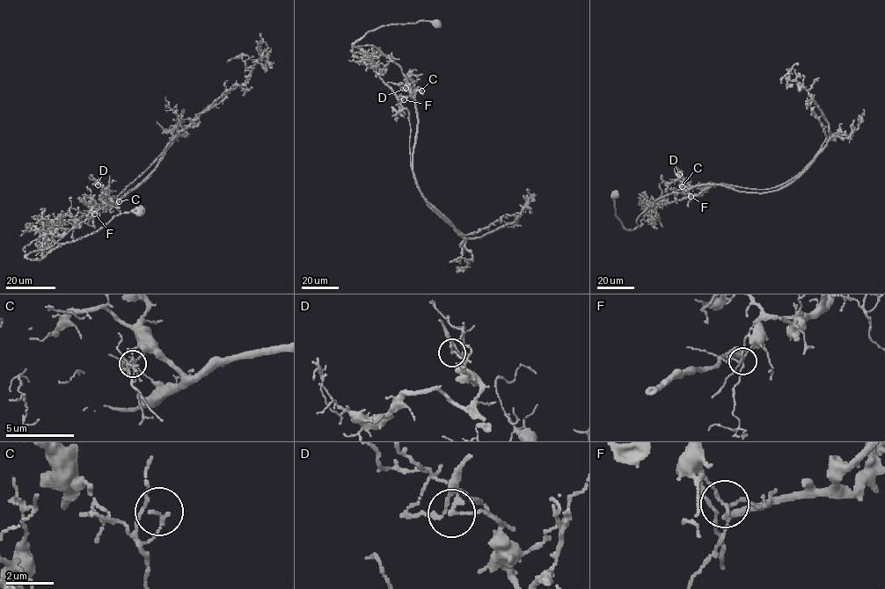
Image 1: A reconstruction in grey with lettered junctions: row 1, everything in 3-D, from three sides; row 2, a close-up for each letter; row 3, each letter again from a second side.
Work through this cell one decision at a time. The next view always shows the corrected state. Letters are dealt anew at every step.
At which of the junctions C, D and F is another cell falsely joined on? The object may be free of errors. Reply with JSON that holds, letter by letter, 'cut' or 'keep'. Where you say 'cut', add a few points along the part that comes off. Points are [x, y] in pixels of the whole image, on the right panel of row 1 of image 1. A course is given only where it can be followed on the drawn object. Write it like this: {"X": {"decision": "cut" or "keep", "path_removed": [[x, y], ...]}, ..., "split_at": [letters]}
{"C": {"decision": "keep"}, "D": {"decision": "keep"}, "F": {"decision": "cut", "path_removed": [[691, 196], [720, 184], [769, 189], [796, 176], [814, 158], [826, 138], [822, 126], [808, 104], [811, 98]]}, "split_at": ["F"]}

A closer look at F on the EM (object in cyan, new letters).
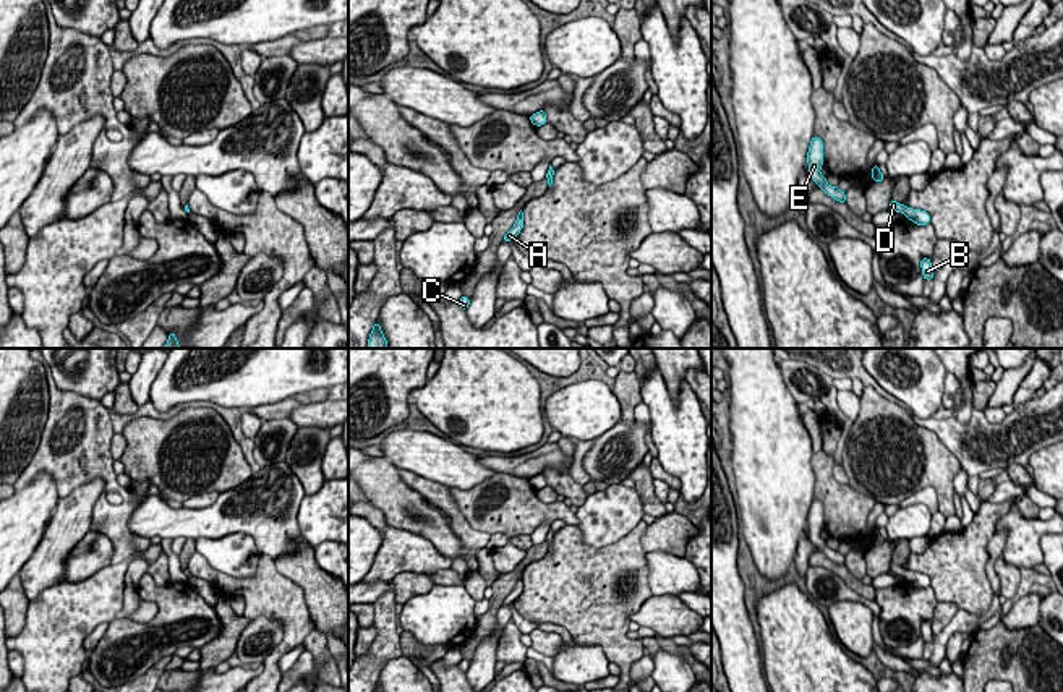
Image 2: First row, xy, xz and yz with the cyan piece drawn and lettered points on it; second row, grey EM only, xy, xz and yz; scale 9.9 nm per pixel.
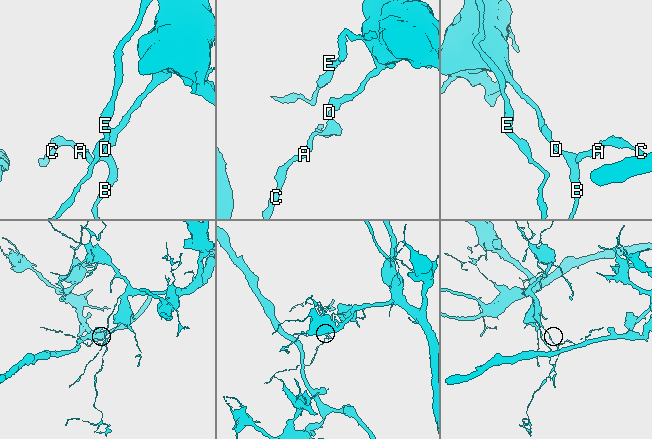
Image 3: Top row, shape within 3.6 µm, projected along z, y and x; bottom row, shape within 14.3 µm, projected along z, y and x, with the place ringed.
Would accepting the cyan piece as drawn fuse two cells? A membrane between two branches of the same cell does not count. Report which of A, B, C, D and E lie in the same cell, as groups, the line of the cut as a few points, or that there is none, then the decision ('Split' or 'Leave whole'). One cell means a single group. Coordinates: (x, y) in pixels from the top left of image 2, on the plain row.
Groups: A B C / D E. Split along yz (905, 569), (901, 574). Split

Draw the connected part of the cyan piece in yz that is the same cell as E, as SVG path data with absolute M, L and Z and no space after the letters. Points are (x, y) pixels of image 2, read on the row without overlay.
M813 499L807 515L809 538L828 559L839 566L846 566L846 556L838 549L830 549L826 541L820 536L823 528L823 504Z

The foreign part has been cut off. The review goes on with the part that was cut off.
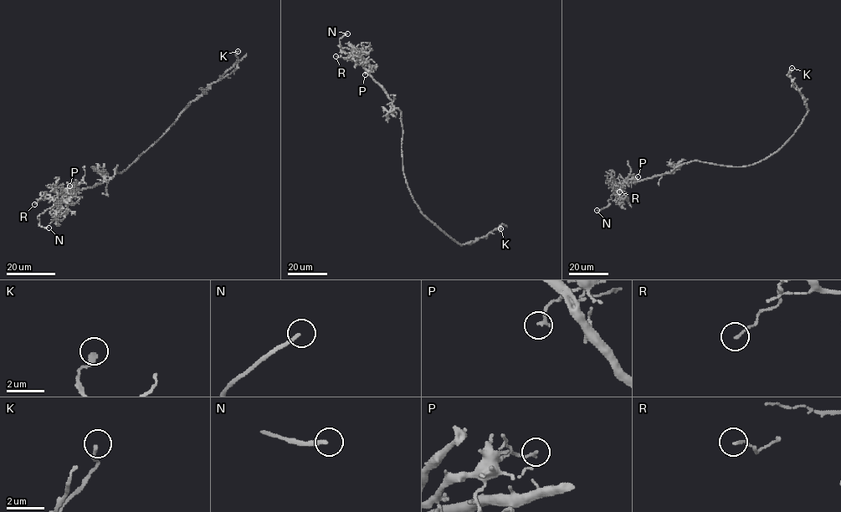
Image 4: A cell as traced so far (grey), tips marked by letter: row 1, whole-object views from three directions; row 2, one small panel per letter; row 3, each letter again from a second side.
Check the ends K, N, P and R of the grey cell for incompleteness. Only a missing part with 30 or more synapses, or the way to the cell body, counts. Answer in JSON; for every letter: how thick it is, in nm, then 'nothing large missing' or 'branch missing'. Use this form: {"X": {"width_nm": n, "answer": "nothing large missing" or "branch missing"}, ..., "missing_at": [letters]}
{"K": {"width_nm": 180, "answer": "nothing large missing"}, "N": {"width_nm": 200, "answer": "branch missing"}, "P": {"width_nm": 160, "answer": "nothing large missing"}, "R": {"width_nm": 120, "answer": "nothing large missing"}, "missing_at": ["N"]}

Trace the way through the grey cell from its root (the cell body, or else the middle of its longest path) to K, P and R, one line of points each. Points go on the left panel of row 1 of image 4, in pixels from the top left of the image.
K: (117, 173), (121, 173), (148, 149), (192, 101), (237, 62), (238, 51)
P: (117, 173), (117, 166), (115, 175), (103, 182), (68, 192), (75, 187), (69, 186)
R: (117, 173), (117, 166), (115, 175), (103, 182), (68, 192), (58, 201), (44, 194), (34, 204)

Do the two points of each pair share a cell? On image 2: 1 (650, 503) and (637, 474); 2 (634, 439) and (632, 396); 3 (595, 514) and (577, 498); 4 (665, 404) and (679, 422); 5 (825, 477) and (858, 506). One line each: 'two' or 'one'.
1: one
2: two
3: two
4: one
5: one

